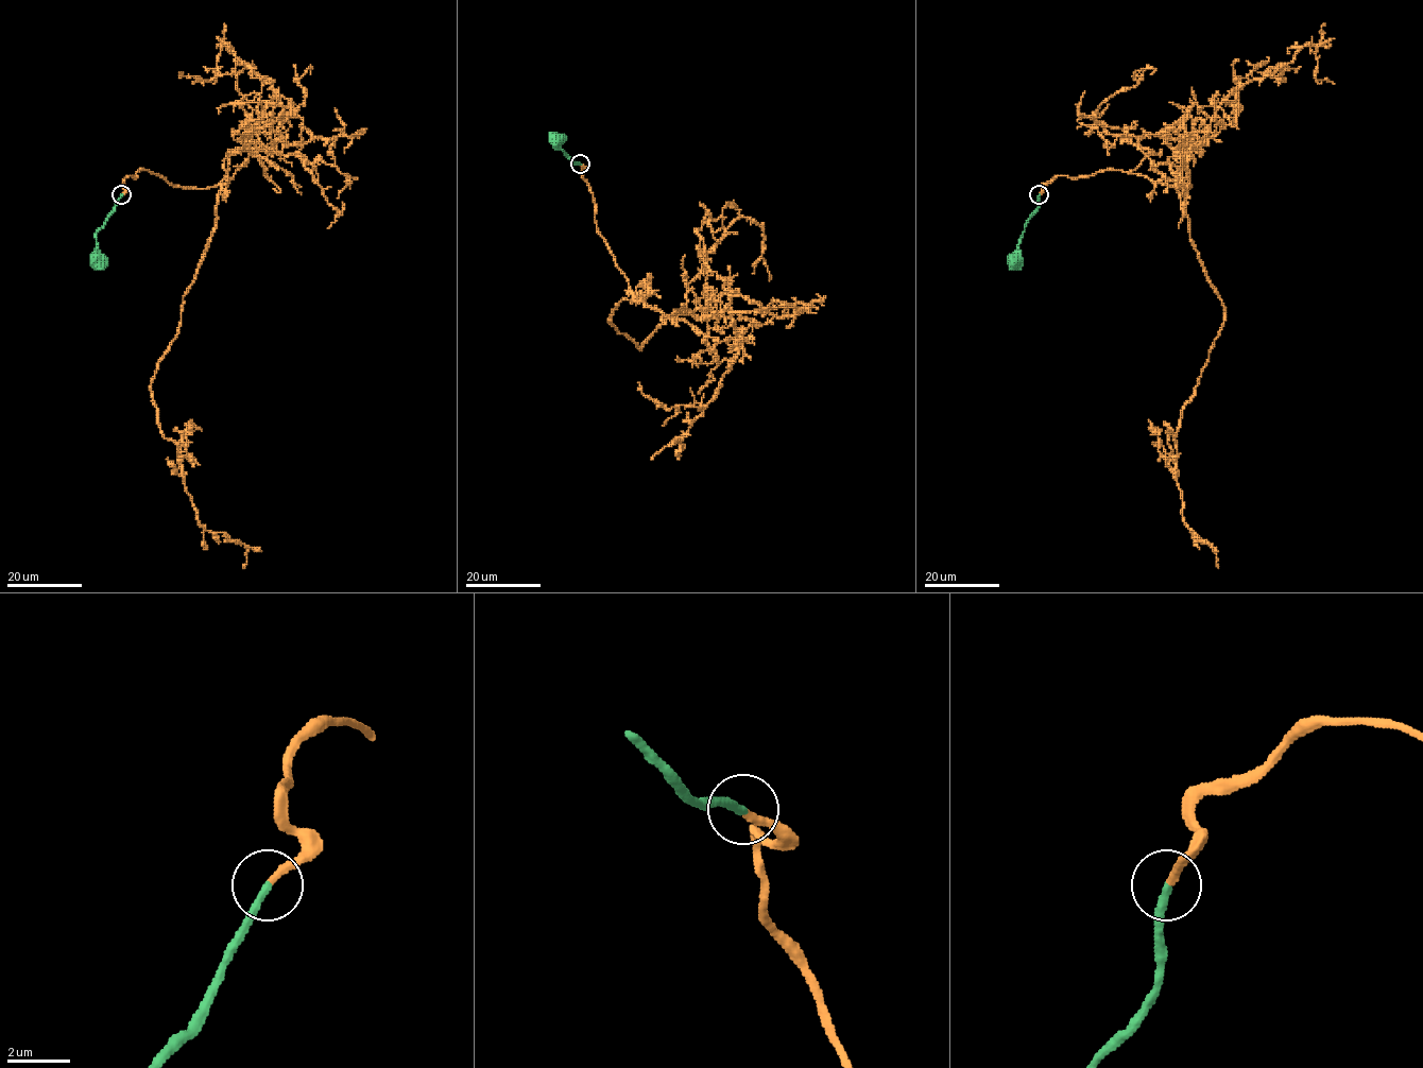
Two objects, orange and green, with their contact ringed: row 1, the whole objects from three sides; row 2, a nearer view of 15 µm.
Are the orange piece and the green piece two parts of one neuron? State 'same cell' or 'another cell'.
same cell

